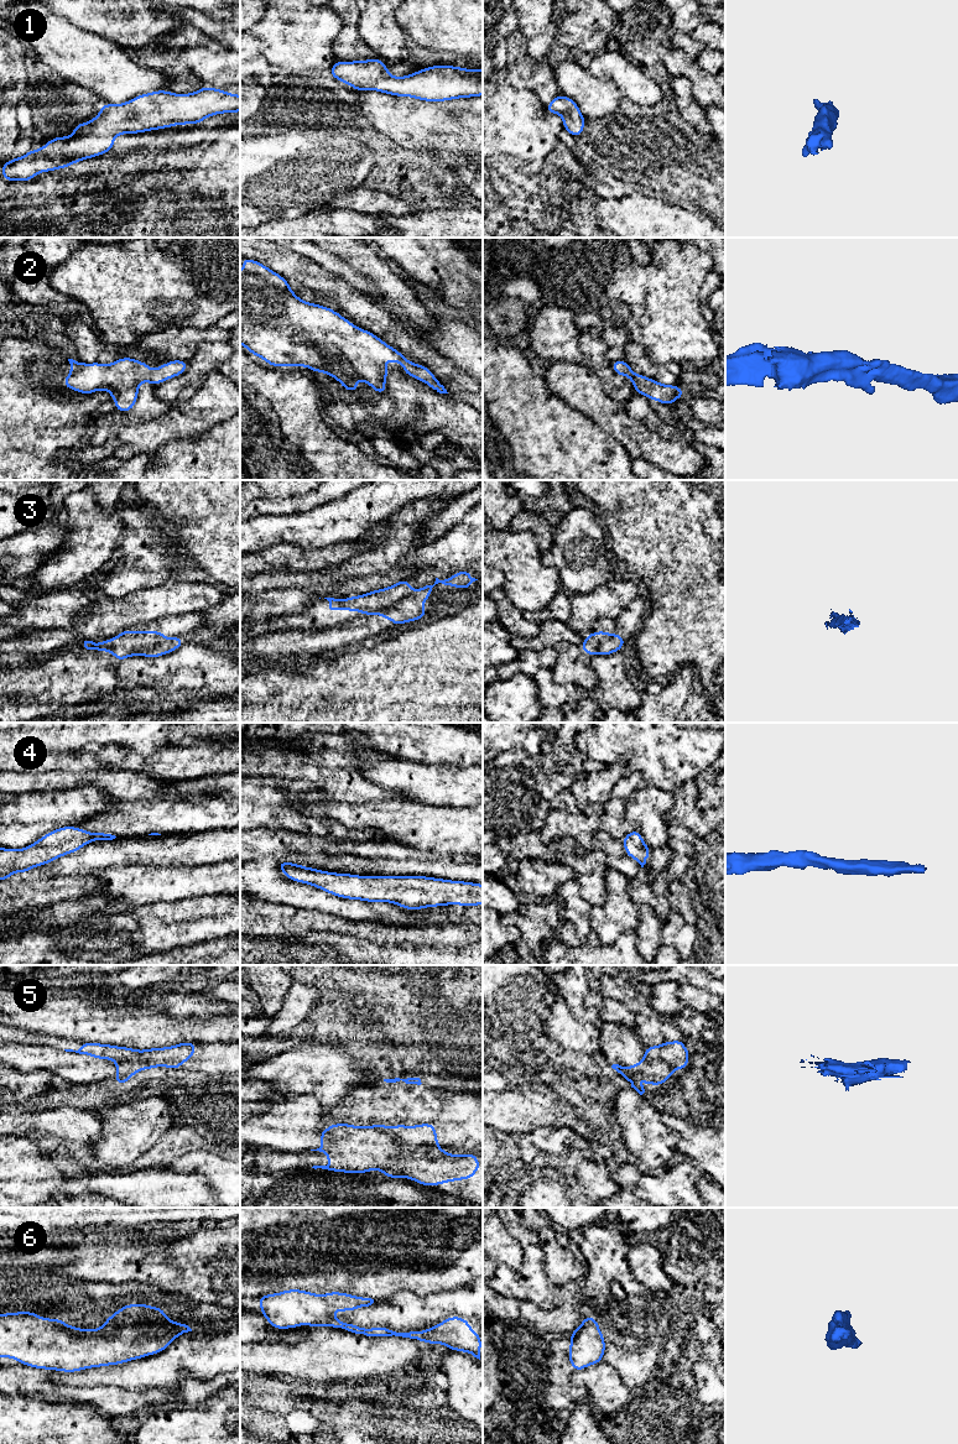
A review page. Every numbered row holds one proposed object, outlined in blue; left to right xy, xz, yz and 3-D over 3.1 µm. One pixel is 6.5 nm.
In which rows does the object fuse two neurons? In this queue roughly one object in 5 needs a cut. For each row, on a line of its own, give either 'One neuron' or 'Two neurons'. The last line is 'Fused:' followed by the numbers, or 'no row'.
1: One neuron
2: One neuron
3: Two neurons
4: One neuron
5: One neuron
6: One neuron
Fused: 3

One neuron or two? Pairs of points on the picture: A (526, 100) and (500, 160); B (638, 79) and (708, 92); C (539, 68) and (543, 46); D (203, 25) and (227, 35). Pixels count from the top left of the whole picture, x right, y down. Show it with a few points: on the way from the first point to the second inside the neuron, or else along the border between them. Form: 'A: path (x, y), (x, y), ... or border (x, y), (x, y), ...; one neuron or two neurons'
A: path (517, 115), (505, 133), (500, 145); one neuron
B: border (631, 61), (654, 73); two neurons
C: border (555, 51), (537, 61), (527, 57); two neurons
D: path (209, 26), (220, 31); one neuron

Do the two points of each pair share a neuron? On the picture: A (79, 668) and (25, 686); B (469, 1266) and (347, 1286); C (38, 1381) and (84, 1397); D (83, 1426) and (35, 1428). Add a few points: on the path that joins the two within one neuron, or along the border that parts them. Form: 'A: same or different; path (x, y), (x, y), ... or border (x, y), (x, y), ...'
A: same; path (66, 678), (50, 686), (38, 686)
B: same; path (438, 1281), (394, 1281), (386, 1284), (378, 1284)
C: same; path (50, 1390), (73, 1395)
D: same; path (71, 1428), (47, 1428)

